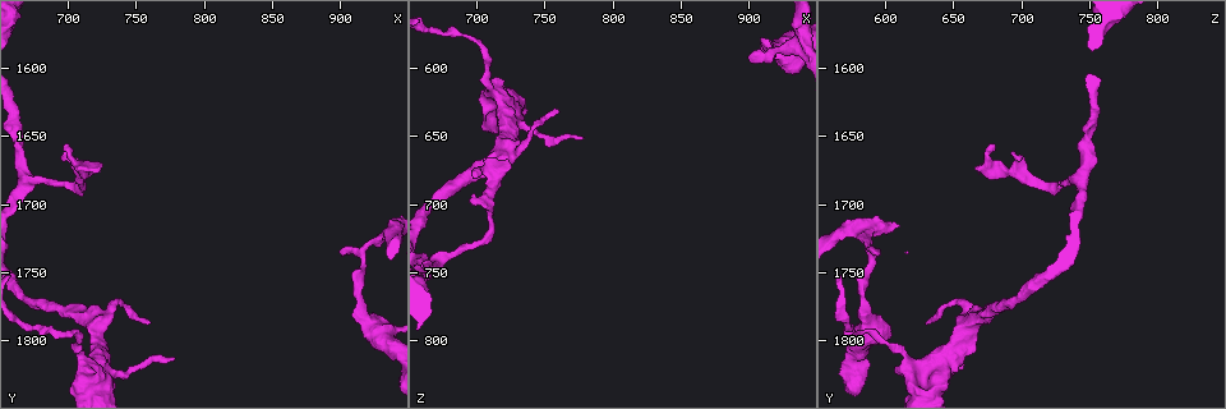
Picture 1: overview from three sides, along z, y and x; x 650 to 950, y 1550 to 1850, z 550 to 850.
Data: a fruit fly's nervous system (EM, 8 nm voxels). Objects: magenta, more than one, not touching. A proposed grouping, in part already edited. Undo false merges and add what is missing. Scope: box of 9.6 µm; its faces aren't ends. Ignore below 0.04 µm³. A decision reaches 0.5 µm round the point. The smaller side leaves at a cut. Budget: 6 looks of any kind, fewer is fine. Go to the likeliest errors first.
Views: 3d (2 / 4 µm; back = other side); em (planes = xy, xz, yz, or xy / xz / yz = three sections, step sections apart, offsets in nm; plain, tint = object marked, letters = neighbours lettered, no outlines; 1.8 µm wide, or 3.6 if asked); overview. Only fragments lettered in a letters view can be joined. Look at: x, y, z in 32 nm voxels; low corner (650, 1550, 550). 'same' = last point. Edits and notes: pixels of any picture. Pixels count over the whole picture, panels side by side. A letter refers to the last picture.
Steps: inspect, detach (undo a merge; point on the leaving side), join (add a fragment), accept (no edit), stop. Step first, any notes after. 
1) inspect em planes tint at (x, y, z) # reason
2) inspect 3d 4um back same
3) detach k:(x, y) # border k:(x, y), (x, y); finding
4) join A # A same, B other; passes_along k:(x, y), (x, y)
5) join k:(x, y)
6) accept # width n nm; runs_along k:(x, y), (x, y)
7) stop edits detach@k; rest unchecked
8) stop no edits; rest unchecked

inspect 3d 2um back at (778, 1814, 652) # tapers out

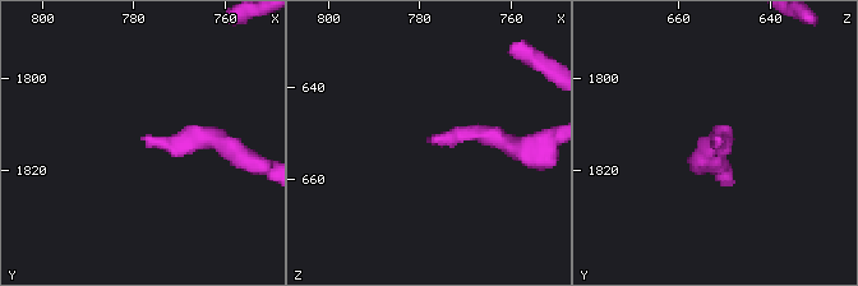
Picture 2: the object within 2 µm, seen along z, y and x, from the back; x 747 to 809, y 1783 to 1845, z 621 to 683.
inspect em planes letters at (777, 1811, 652)

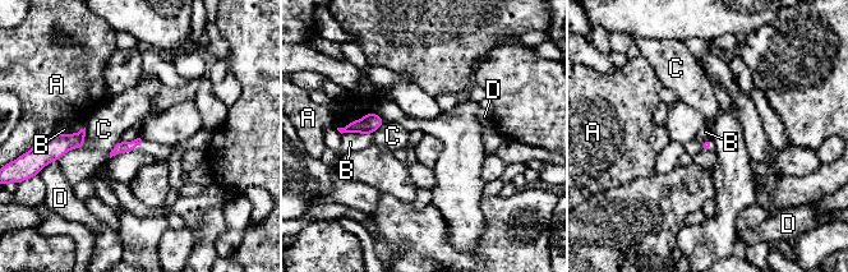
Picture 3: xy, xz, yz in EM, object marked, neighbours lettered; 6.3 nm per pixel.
accept # longest_contact C 280 nm; A other, B other, C other, D other; border 3:(341, 133), (364, 133), (367, 136); none of them fits

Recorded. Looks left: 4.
inspect em planes letters at (898, 1734, 594) # an open end

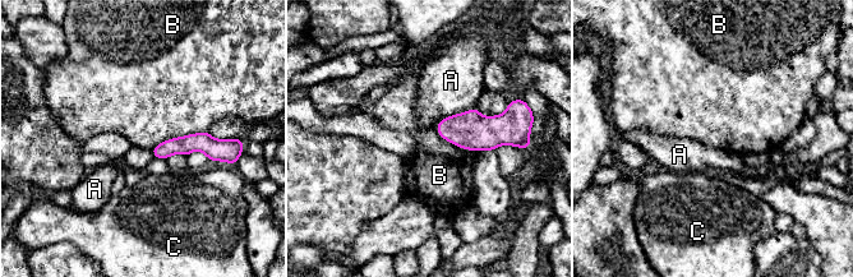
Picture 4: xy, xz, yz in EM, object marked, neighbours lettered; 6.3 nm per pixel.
accept # width 100 nm; A other, B other, C other; border 4:(207, 130), (167, 138), (151, 148); none of them fits

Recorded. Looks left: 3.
inspect 3d 2um at (700, 1662, 694) # an open end

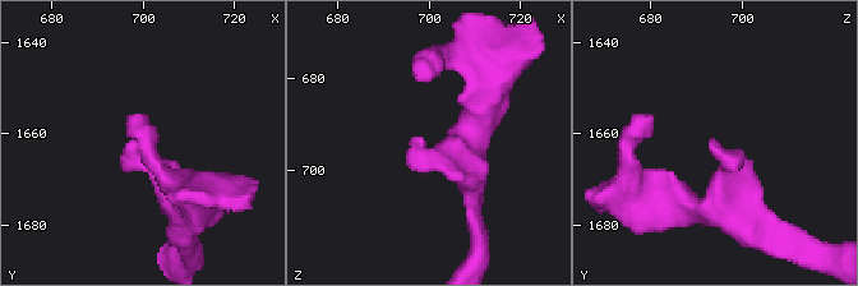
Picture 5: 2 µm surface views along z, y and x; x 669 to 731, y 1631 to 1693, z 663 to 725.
inspect em xz step 8 tint at (699, 1662, 693) # need the tissue

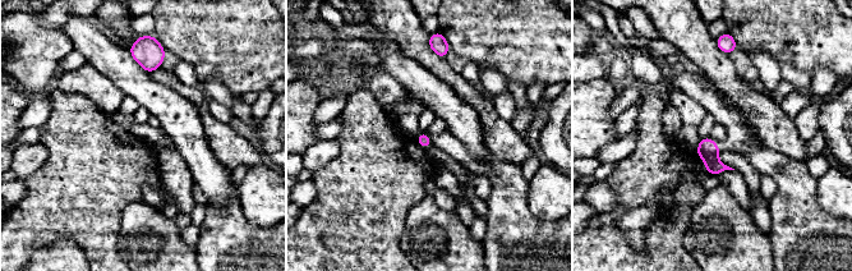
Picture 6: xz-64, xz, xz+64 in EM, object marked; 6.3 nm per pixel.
inspect em planes letters same # another direction

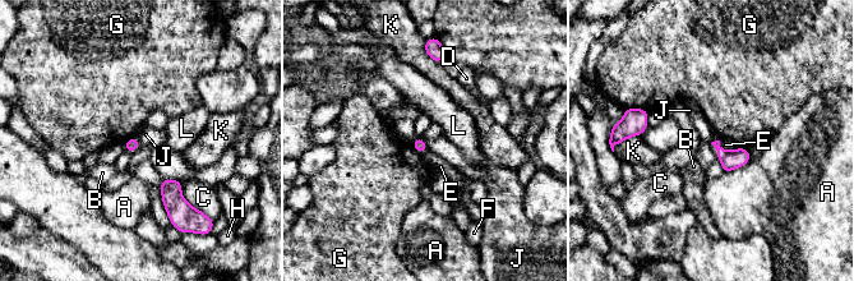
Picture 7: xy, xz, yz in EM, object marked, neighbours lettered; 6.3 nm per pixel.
accept # A other, B other, C other, D other, E other, F other, G other, H other, J other, K other, L other; border 7:(424, 141), (426, 150); none of them fits

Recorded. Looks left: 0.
stop no edits; rest unchecked

